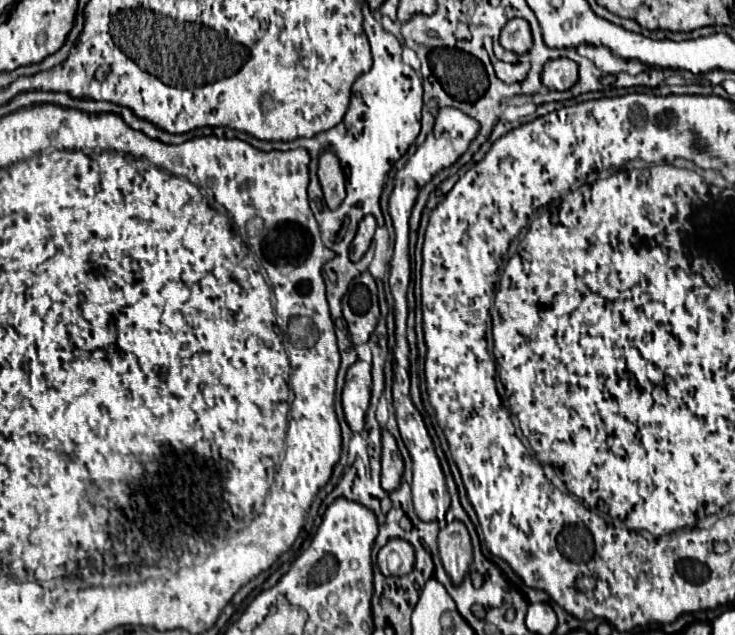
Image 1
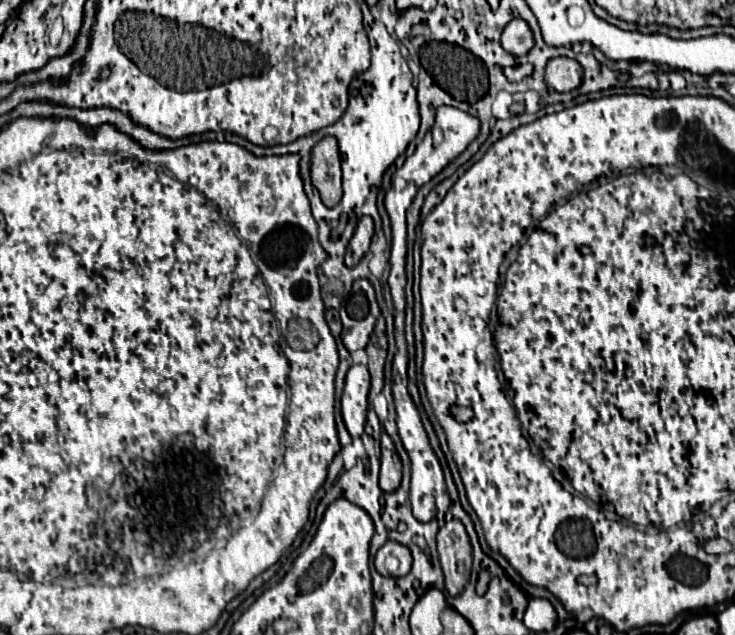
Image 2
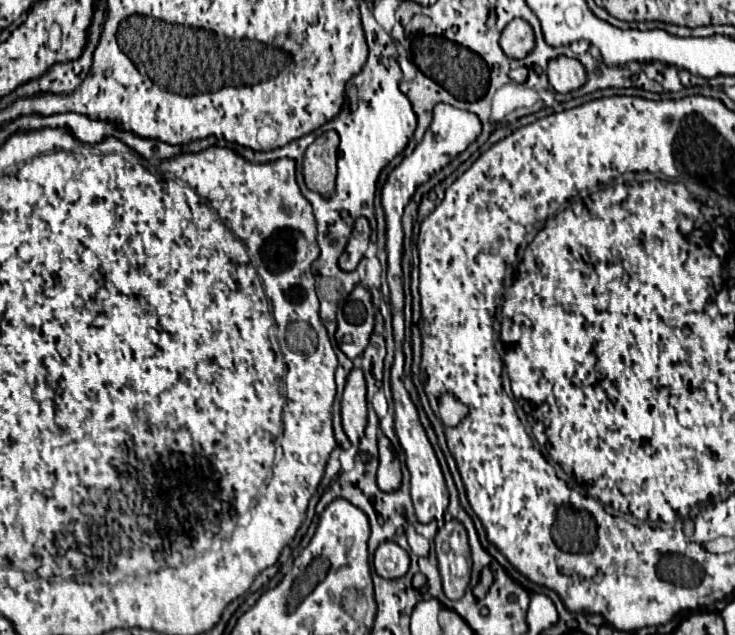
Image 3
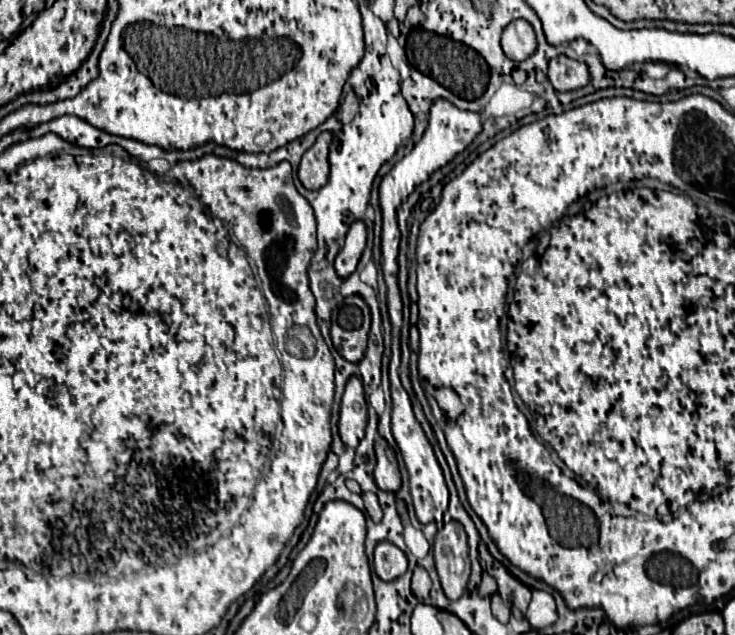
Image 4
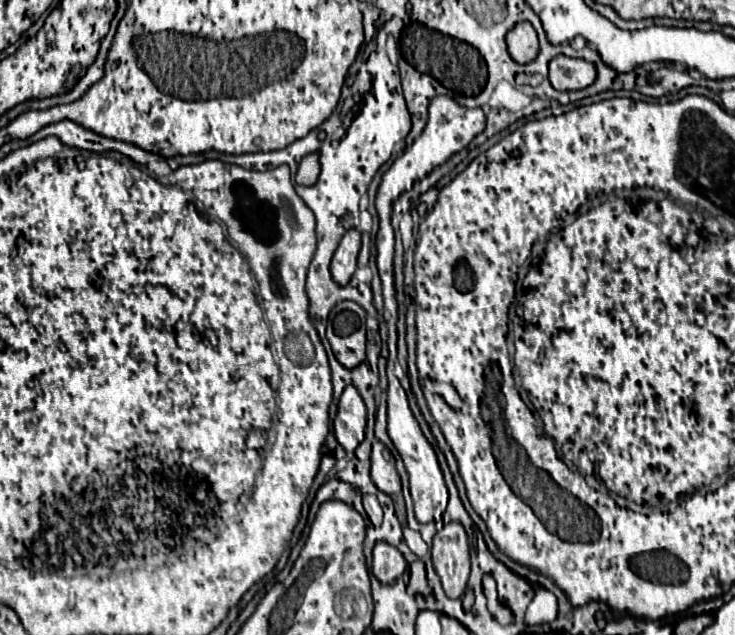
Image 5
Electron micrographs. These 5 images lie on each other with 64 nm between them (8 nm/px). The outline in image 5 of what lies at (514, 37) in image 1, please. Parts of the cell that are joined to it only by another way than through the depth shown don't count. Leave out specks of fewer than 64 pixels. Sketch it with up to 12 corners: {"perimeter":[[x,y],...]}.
{"perimeter":[[528,22],[506,34],[508,54],[518,64],[538,54],[536,30]]}

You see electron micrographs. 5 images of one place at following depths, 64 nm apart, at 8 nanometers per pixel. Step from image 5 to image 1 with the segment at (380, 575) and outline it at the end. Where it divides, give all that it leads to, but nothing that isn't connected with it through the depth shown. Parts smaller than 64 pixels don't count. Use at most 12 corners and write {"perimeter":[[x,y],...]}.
{"perimeter":[[390,540],[378,552],[384,576],[404,576],[414,568],[414,548]]}

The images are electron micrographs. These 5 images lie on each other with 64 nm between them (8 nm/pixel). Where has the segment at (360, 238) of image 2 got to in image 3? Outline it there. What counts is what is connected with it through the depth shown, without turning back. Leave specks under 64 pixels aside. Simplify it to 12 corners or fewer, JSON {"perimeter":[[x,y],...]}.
{"perimeter":[[362,216],[346,244],[340,268],[350,272],[370,244],[370,224]]}

